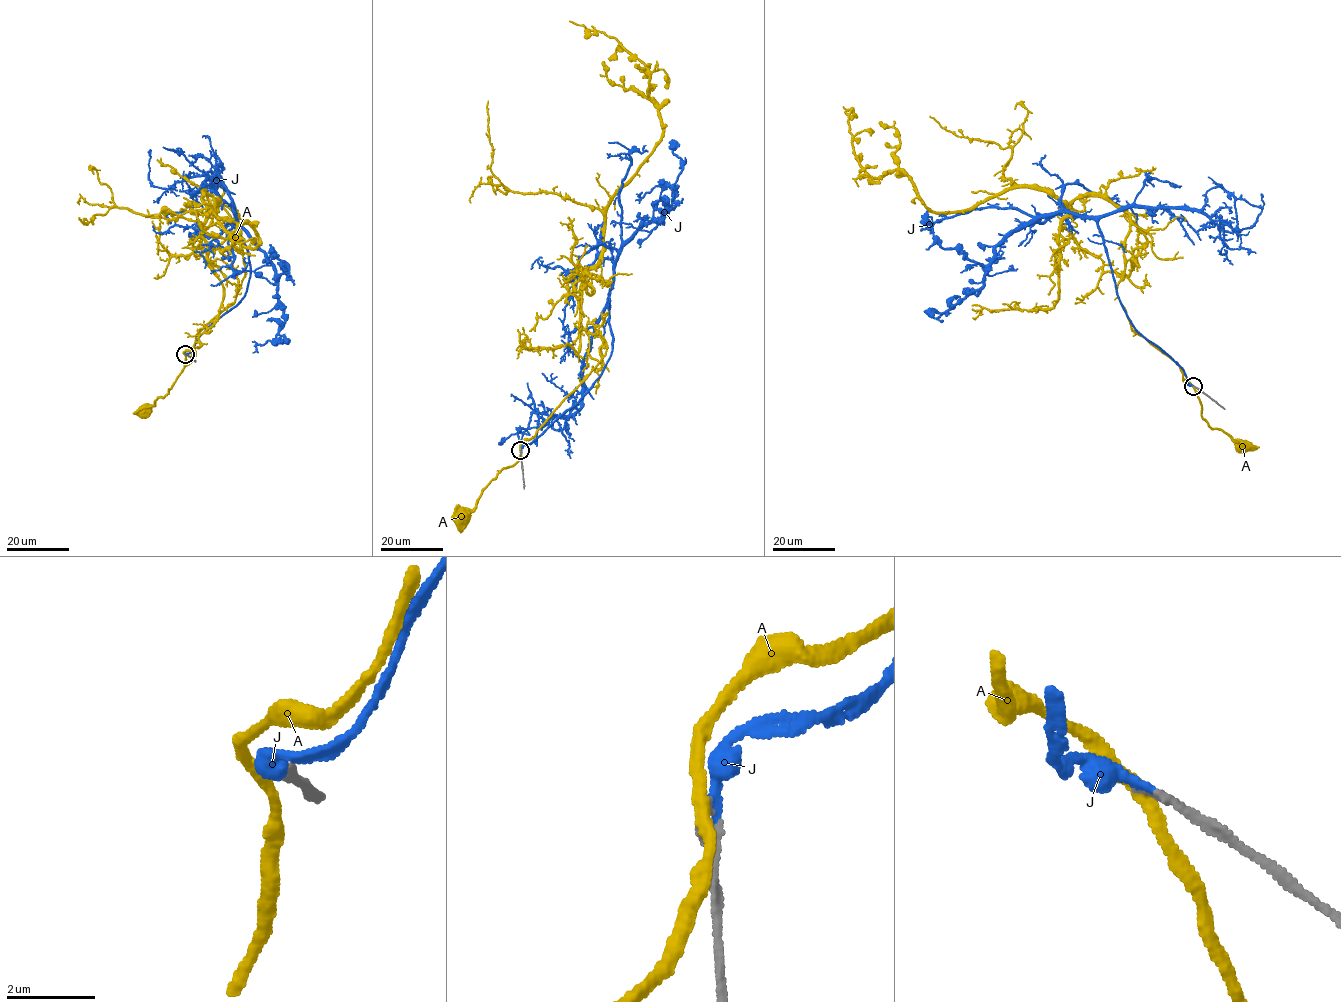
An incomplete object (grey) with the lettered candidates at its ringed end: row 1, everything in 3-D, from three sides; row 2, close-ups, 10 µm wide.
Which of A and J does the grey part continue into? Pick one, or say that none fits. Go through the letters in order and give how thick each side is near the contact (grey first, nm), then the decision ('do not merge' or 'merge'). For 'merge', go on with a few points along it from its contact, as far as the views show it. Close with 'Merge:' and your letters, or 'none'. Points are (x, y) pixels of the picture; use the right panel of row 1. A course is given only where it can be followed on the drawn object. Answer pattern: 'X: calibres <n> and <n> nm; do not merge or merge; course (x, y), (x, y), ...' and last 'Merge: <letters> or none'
A: calibres 200 and 260 nm; do not merge
J: calibres 190 and 240 nm; merge; course (1193, 386), (1133, 325), (1098, 221), (1129, 207), (1200, 210), (1237, 232), (1257, 220), (1260, 193)
Merge: J

